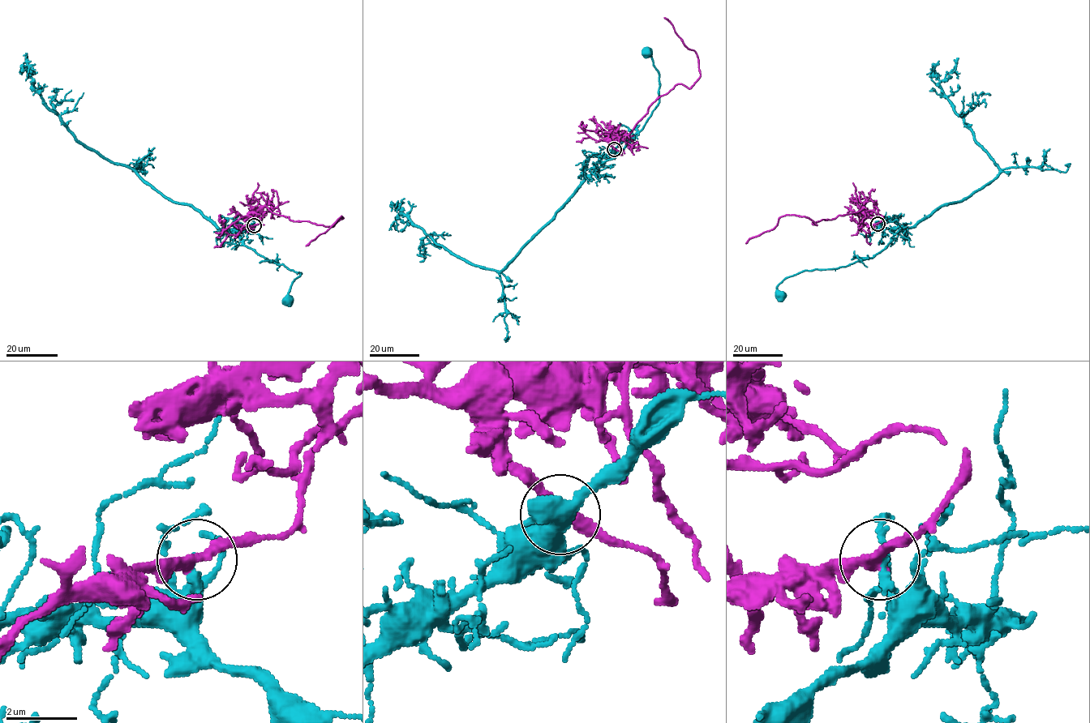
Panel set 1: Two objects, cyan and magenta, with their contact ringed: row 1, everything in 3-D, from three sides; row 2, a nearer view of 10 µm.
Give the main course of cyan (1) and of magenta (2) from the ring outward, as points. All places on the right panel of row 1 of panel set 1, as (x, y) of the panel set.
1: (877, 224), (881, 228), (900, 228), (873, 257), (845, 266), (802, 271), (787, 276), (777, 287), (781, 295)
2: (877, 224), (864, 222), (864, 206), (812, 223), (817, 224), (804, 216), (788, 215), (746, 243)

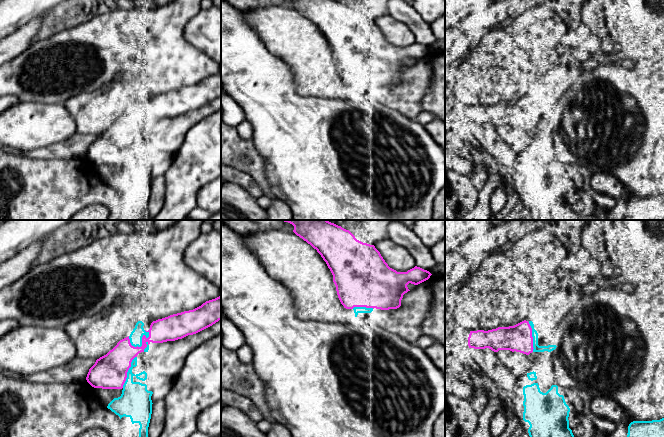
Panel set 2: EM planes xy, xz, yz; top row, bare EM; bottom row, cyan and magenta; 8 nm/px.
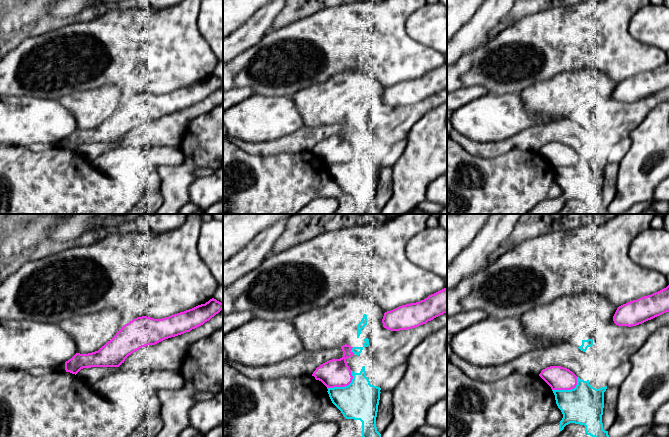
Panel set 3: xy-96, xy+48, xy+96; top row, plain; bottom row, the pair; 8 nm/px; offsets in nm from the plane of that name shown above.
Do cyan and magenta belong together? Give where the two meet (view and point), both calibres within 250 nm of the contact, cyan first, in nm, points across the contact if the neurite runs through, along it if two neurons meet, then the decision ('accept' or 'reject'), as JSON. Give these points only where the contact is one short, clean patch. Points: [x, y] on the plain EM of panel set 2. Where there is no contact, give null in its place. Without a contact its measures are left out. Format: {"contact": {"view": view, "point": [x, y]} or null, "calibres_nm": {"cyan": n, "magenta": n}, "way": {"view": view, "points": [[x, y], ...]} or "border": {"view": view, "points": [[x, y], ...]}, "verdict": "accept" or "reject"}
{"contact": {"view": "xy", "point": [141, 121]}, "calibres_nm": {"cyan": 100, "magenta": 220}, "verdict": "reject"}

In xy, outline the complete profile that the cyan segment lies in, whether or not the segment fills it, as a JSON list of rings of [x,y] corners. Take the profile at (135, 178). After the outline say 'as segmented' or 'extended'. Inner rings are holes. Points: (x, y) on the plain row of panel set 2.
[[[137,133],[131,138],[131,143],[127,148],[127,154],[123,161],[122,170],[114,174],[107,182],[112,188],[120,193],[129,193],[132,200],[138,199],[139,220],[152,220],[148,213],[148,203],[152,190],[152,167],[147,166],[147,161],[140,158],[134,158],[133,153],[145,157],[147,149],[145,147],[139,150],[133,150],[132,145],[137,142]]]; as segmented

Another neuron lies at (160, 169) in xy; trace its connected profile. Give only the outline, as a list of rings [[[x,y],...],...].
[[[172,153],[168,160],[165,160],[155,166],[151,172],[152,179],[155,179],[158,176],[164,175],[164,173],[168,170],[171,166],[172,162],[174,161],[176,153]]]

